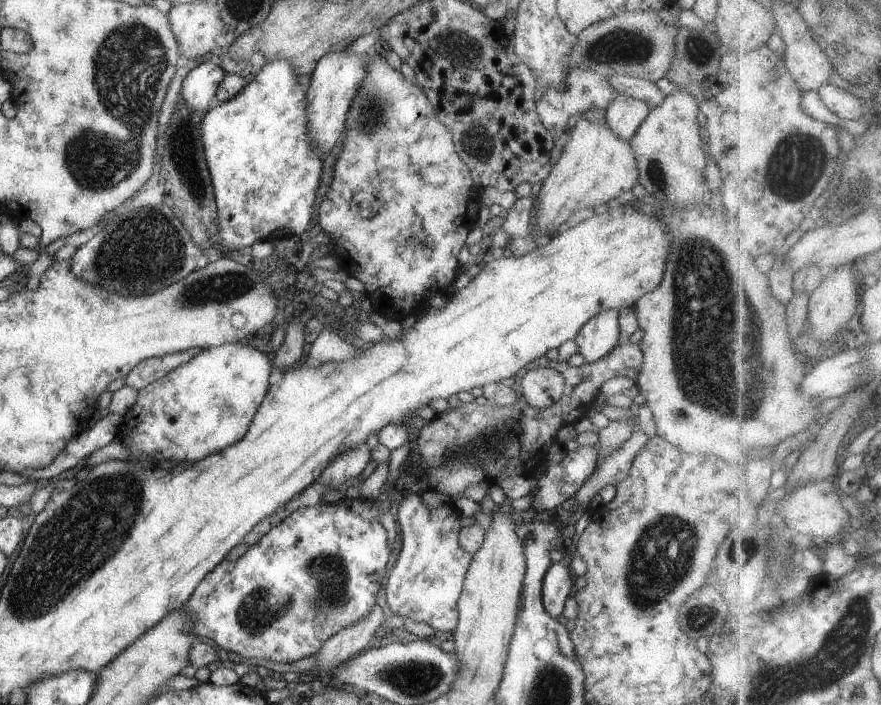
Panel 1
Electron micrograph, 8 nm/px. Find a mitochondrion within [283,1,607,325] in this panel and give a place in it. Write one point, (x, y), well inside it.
(371, 110)

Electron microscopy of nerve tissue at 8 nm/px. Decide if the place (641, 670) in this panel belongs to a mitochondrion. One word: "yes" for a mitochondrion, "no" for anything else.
no

